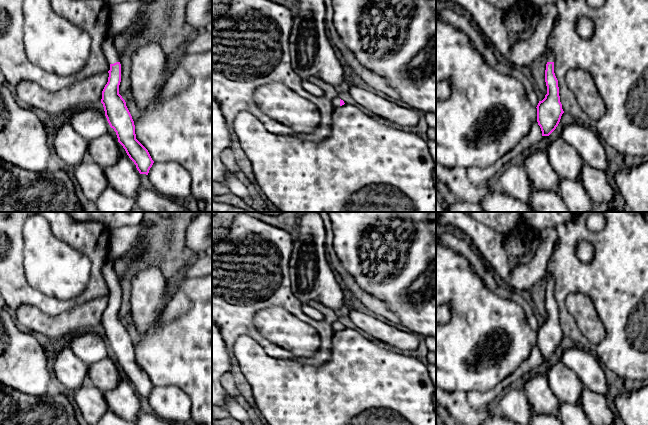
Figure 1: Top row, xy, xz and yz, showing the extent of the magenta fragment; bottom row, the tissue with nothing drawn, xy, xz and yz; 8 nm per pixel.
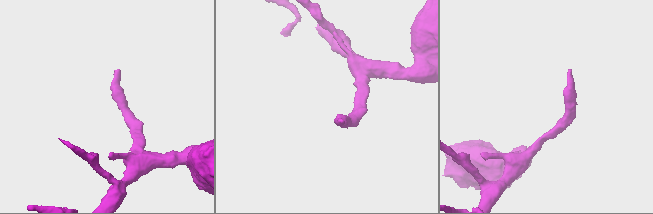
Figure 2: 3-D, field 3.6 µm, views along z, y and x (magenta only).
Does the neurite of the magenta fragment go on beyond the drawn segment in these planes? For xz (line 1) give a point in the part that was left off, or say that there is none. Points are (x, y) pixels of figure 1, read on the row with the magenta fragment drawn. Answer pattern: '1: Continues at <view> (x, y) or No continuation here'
1: Continues at xz (336, 101)

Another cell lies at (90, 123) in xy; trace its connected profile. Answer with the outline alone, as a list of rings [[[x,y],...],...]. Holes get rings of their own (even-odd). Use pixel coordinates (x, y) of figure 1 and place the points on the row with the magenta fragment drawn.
[[[89,105],[72,110],[69,123],[88,143],[107,134],[110,129],[105,114]]]

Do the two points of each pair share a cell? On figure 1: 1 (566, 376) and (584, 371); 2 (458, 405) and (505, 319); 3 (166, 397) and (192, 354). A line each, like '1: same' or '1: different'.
1: different
2: different
3: different

